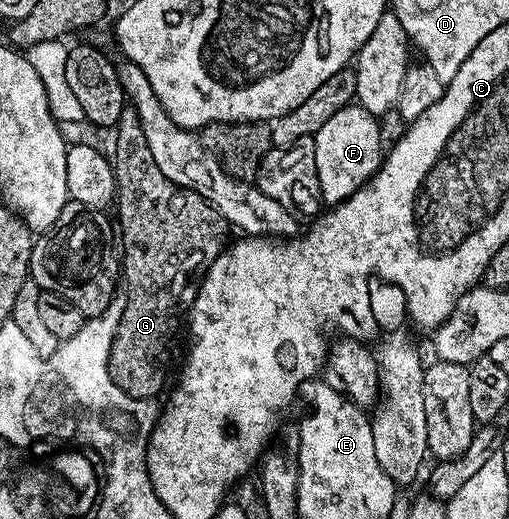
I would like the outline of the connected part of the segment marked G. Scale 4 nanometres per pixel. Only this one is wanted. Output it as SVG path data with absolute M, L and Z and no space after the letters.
M131 107L121 112L115 126L117 146L111 152L113 175L117 179L115 210L121 224L119 233L119 253L123 258L123 288L125 306L123 319L115 331L109 356L109 374L114 383L127 395L142 399L153 399L165 385L169 377L169 348L177 337L177 328L182 328L187 314L193 307L197 288L205 278L209 265L226 248L225 229L227 222L215 207L203 200L195 191L179 187L159 171L151 156L151 147L143 136L143 127Z

